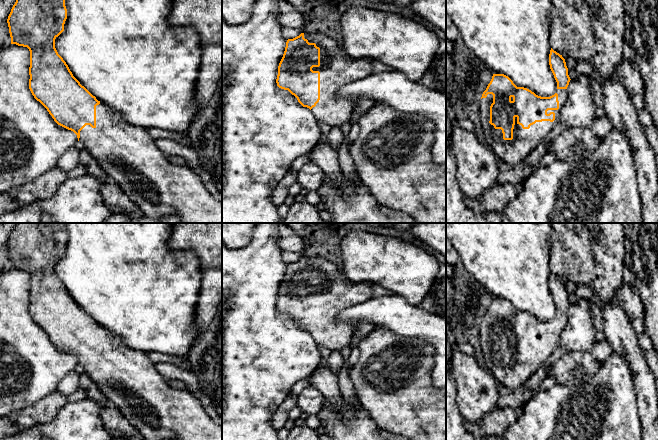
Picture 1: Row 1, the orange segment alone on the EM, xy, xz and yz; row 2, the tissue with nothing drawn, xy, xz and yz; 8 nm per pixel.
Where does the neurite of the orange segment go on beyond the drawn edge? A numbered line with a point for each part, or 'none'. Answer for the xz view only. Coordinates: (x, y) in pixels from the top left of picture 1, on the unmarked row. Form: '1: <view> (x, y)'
1: xz (337, 293)

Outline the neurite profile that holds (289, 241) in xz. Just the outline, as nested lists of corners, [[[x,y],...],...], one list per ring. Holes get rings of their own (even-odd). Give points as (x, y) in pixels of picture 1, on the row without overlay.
[[[279,223],[277,226],[279,232],[278,243],[285,252],[300,252],[305,248],[305,238],[296,233],[285,223]]]

